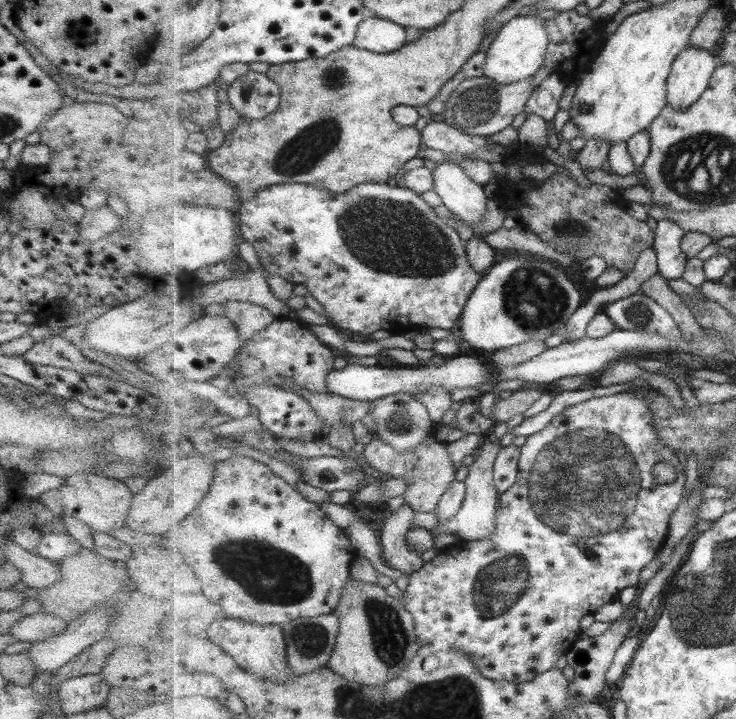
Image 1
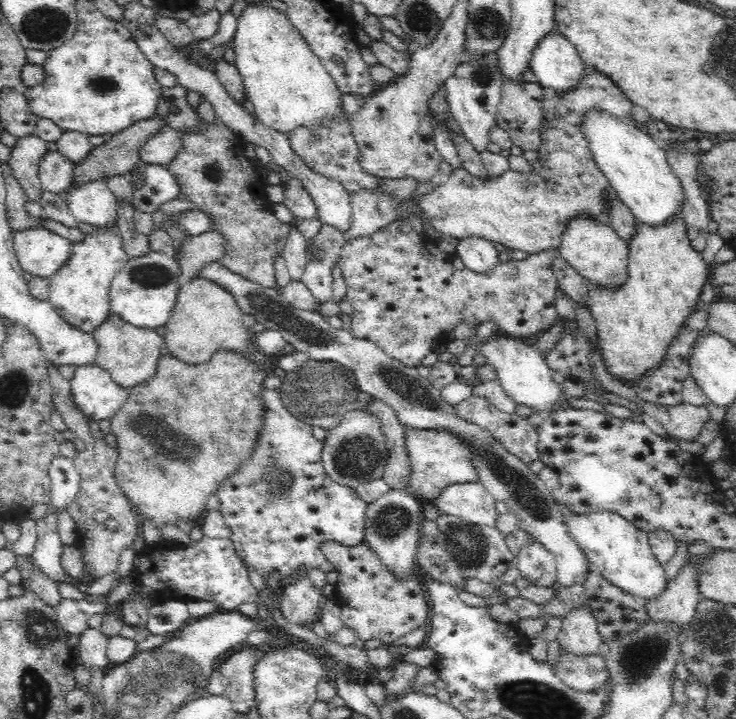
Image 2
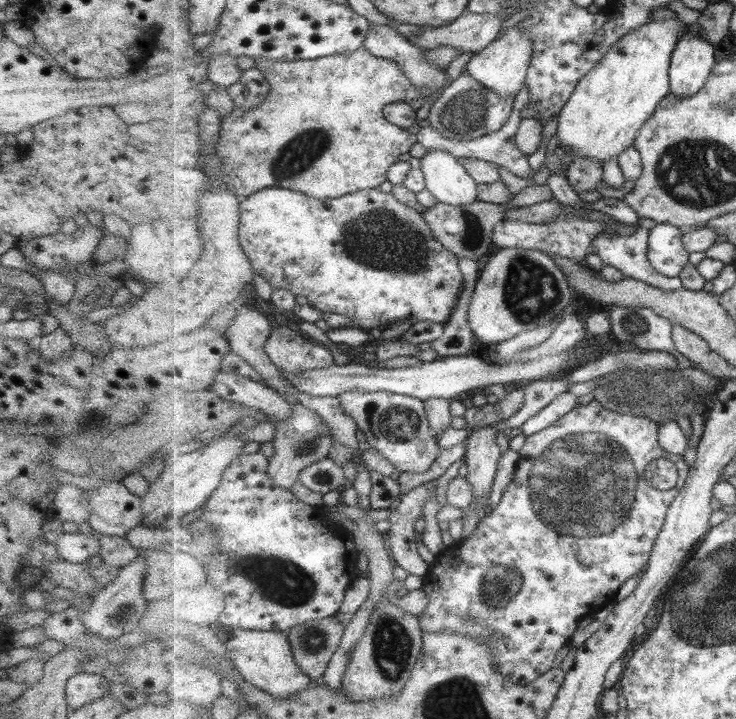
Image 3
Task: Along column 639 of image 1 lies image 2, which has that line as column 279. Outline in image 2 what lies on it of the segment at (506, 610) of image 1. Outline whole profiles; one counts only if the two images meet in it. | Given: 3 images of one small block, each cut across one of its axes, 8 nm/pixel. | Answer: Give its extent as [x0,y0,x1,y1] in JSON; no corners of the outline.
[215,384,369,586]

